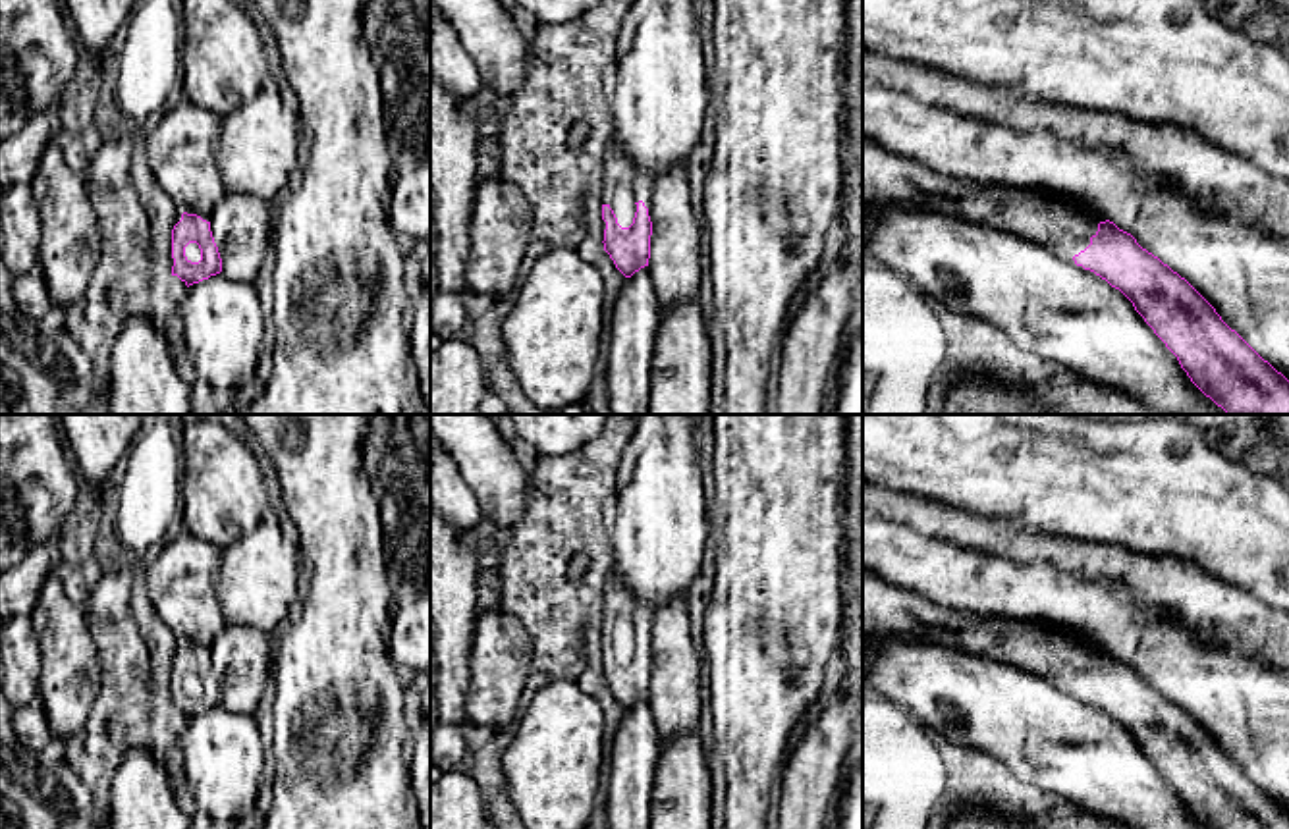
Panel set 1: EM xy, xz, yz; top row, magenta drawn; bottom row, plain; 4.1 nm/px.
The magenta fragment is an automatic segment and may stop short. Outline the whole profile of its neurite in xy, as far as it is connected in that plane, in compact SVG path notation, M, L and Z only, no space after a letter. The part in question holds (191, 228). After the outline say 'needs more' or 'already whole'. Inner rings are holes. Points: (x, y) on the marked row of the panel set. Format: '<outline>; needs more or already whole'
M178 210L170 245L172 276L187 287L222 272L222 258L210 231L210 216Z; needs more

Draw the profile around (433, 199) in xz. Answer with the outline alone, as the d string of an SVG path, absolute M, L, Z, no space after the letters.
M430 189L430 307L438 291L438 231L434 226L434 202L436 202L436 197Z

